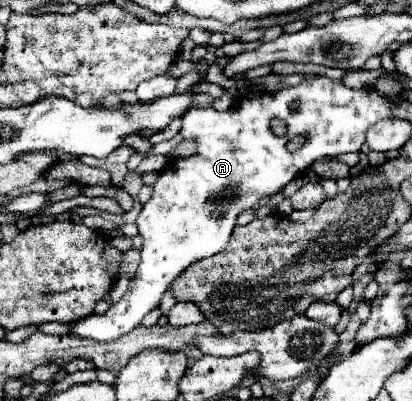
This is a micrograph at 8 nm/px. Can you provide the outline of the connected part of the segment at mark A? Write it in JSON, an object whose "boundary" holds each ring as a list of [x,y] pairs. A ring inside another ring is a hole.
{"boundary":[[[313,77],[309,81],[303,81],[297,87],[287,87],[277,93],[249,91],[249,97],[247,95],[239,97],[237,105],[231,105],[227,111],[215,111],[211,107],[209,109],[189,109],[183,117],[181,137],[185,141],[193,141],[197,145],[197,153],[187,159],[169,161],[155,183],[155,193],[149,203],[143,205],[143,211],[137,217],[139,235],[143,237],[141,263],[139,263],[135,277],[129,283],[127,293],[121,297],[121,301],[113,303],[103,315],[93,313],[93,315],[87,315],[85,319],[71,323],[69,335],[93,339],[93,341],[113,341],[113,339],[119,339],[125,333],[129,333],[133,327],[137,327],[143,321],[143,317],[151,309],[155,309],[159,305],[163,293],[169,289],[173,279],[183,269],[187,269],[195,261],[211,257],[227,247],[229,235],[235,227],[235,217],[239,213],[257,205],[257,201],[263,195],[277,193],[297,173],[311,167],[317,159],[337,157],[337,155],[349,153],[349,151],[359,151],[361,145],[365,143],[367,129],[385,117],[391,117],[391,103],[385,97],[381,97],[375,89],[349,89],[341,81],[335,81],[329,77]],[[293,101],[299,101],[299,111],[295,111],[295,113],[291,113]],[[273,119],[285,121],[285,125],[287,125],[285,135],[279,137],[271,131]],[[295,137],[303,137],[303,143],[297,149],[289,149],[287,143]]]}

